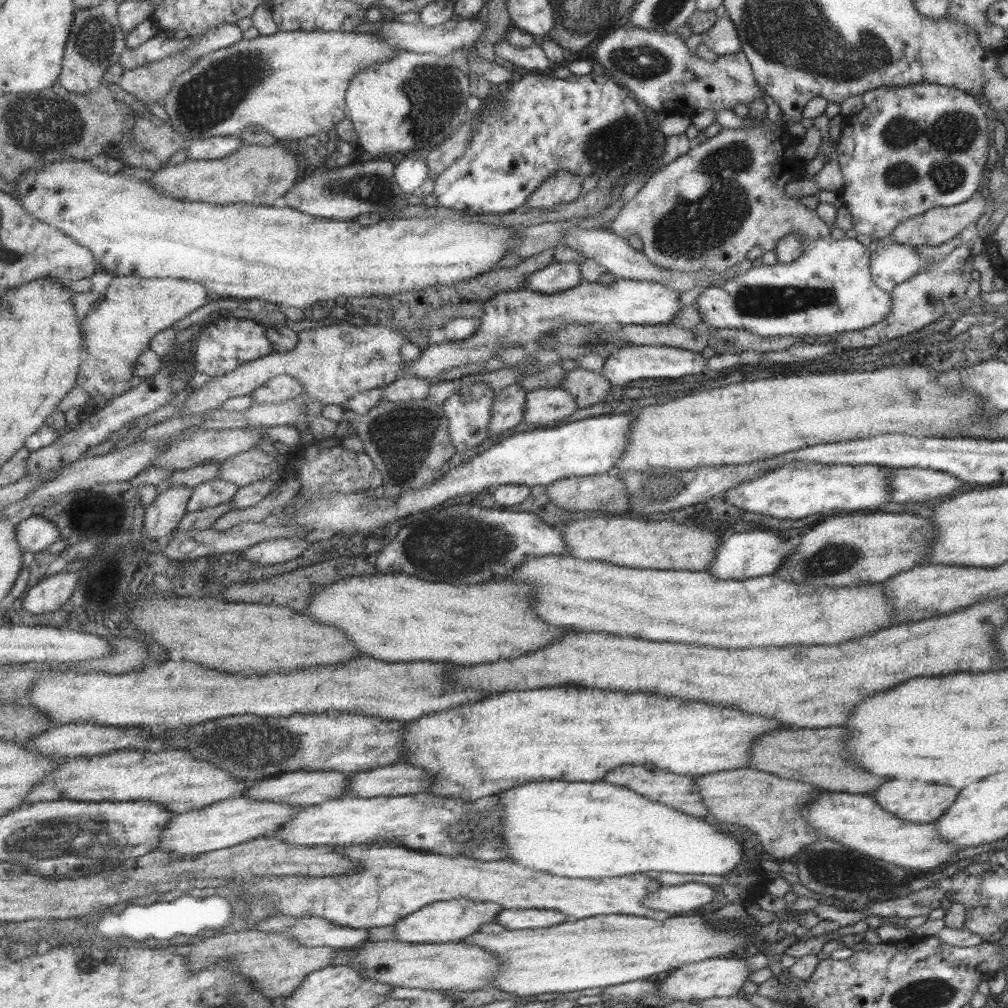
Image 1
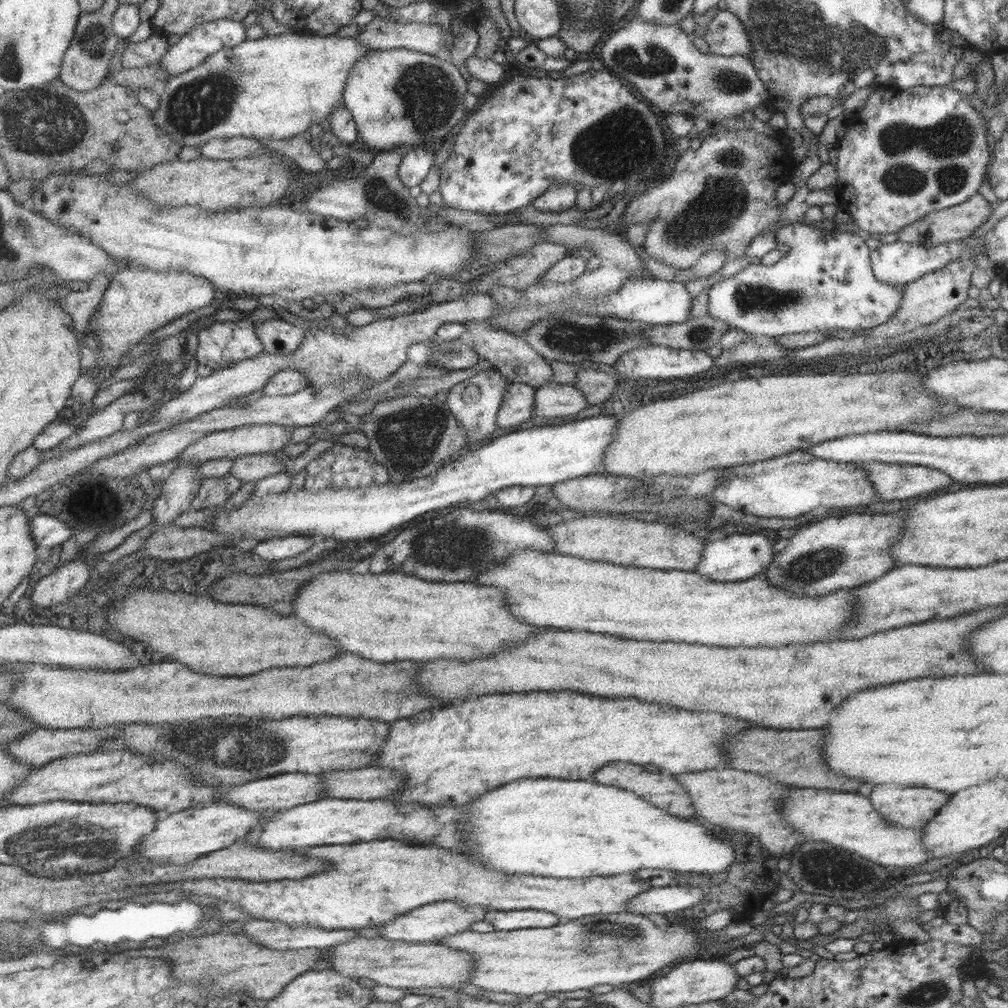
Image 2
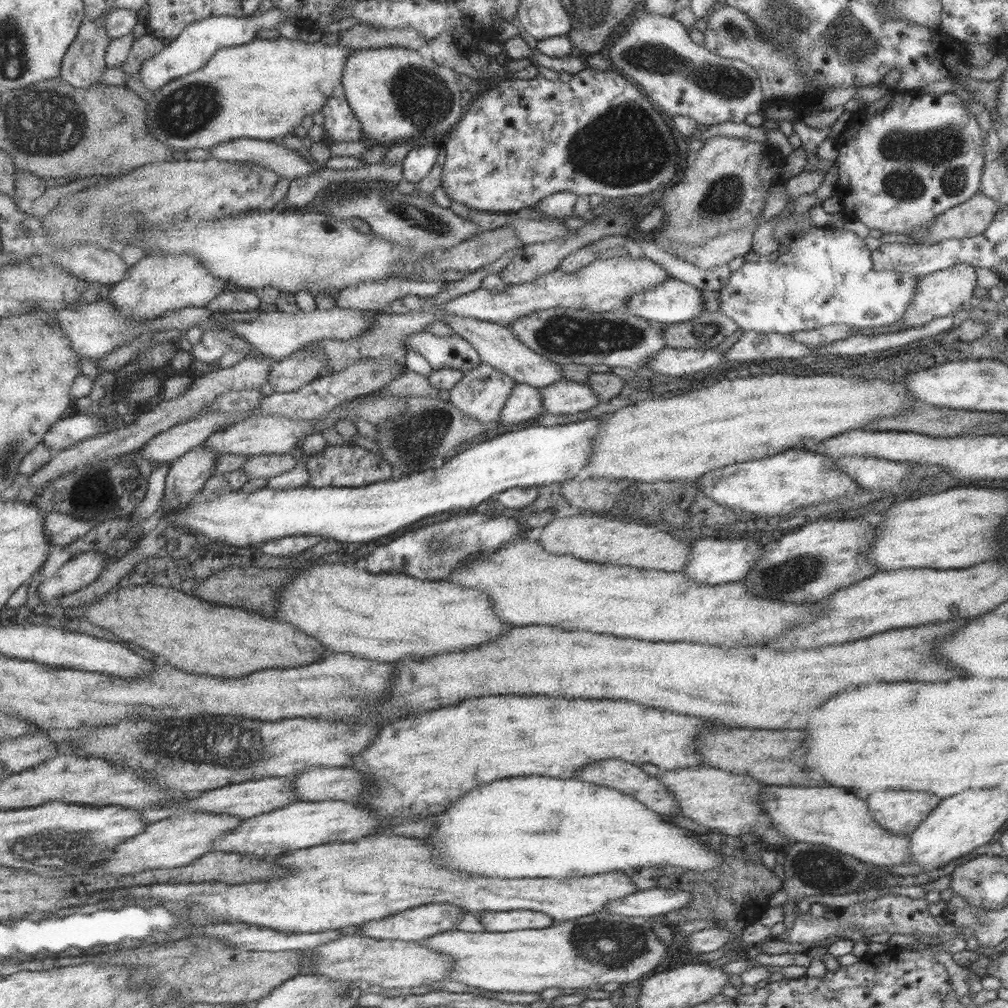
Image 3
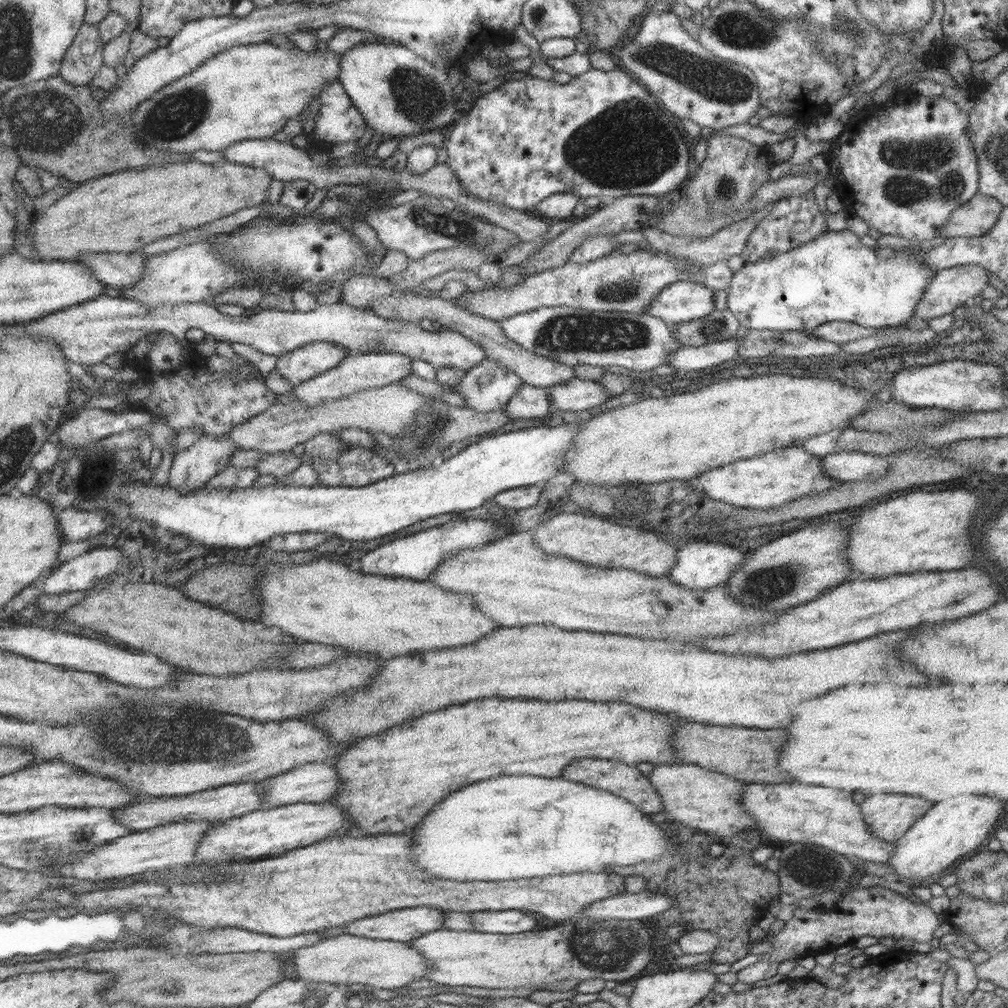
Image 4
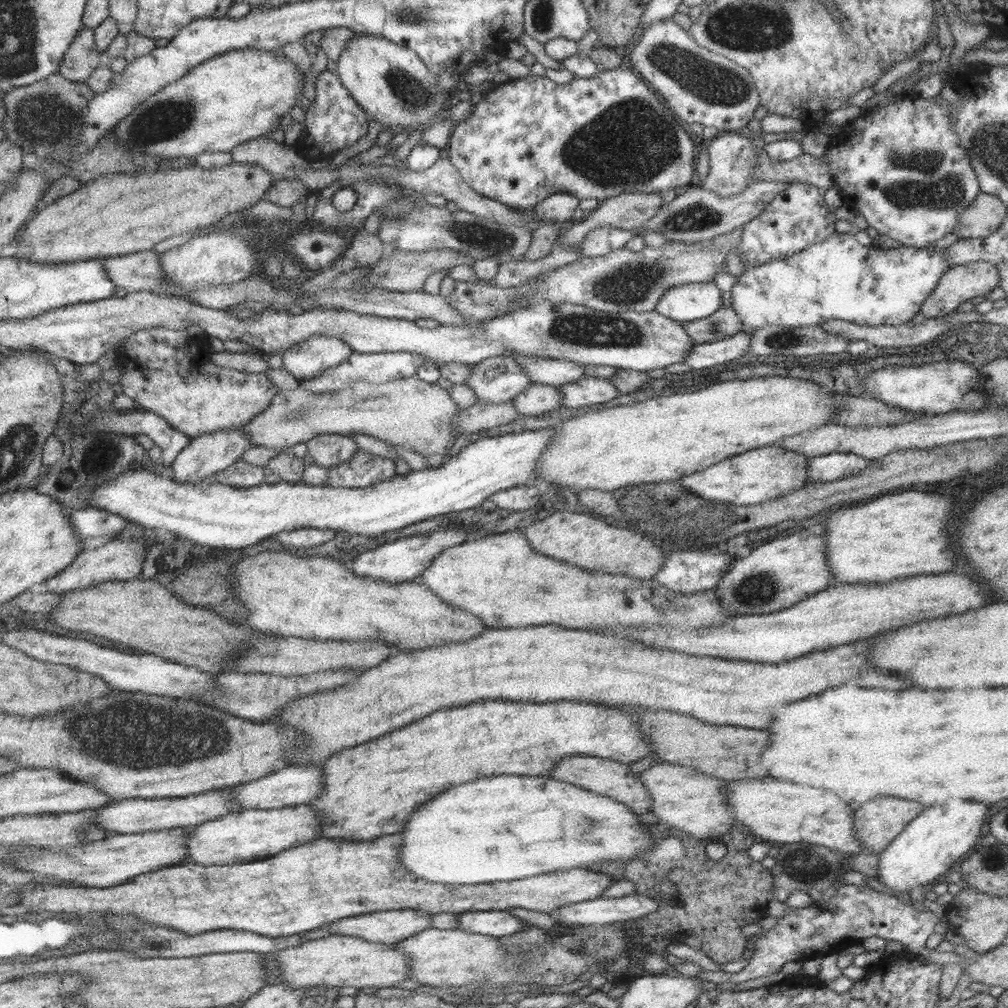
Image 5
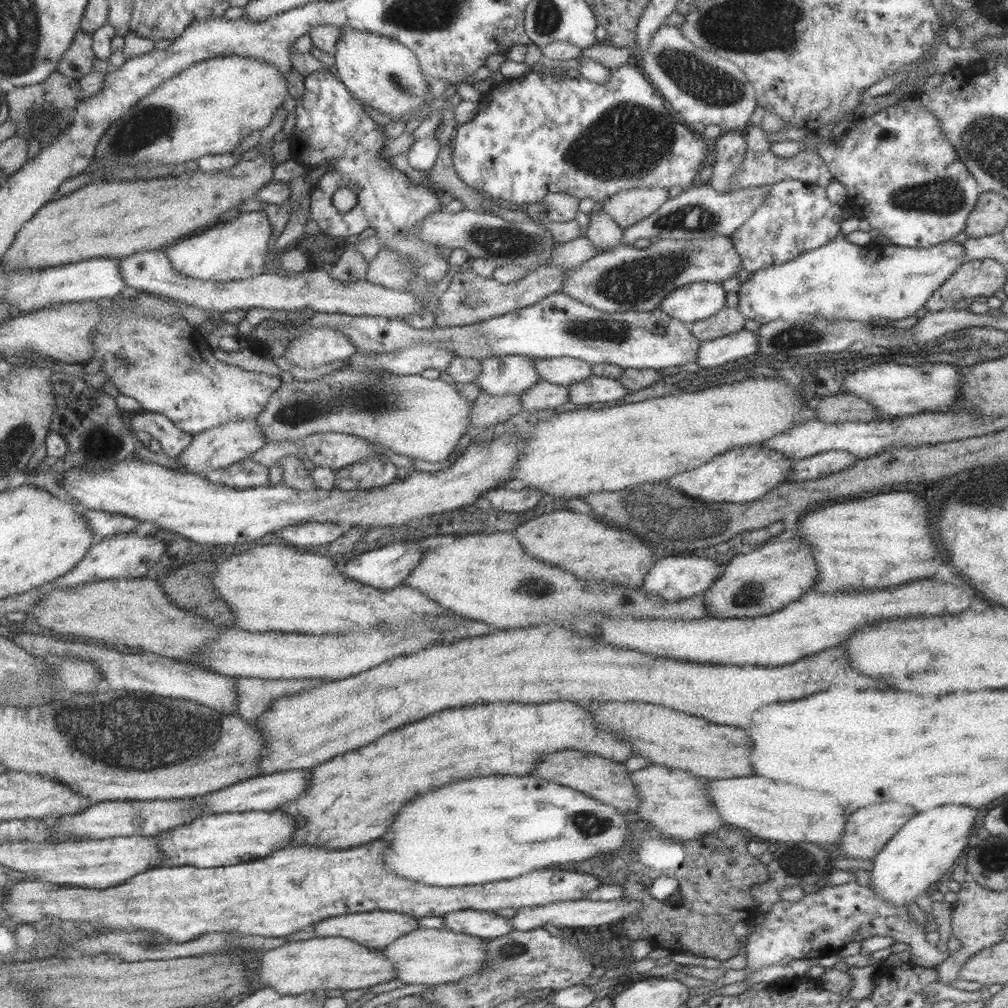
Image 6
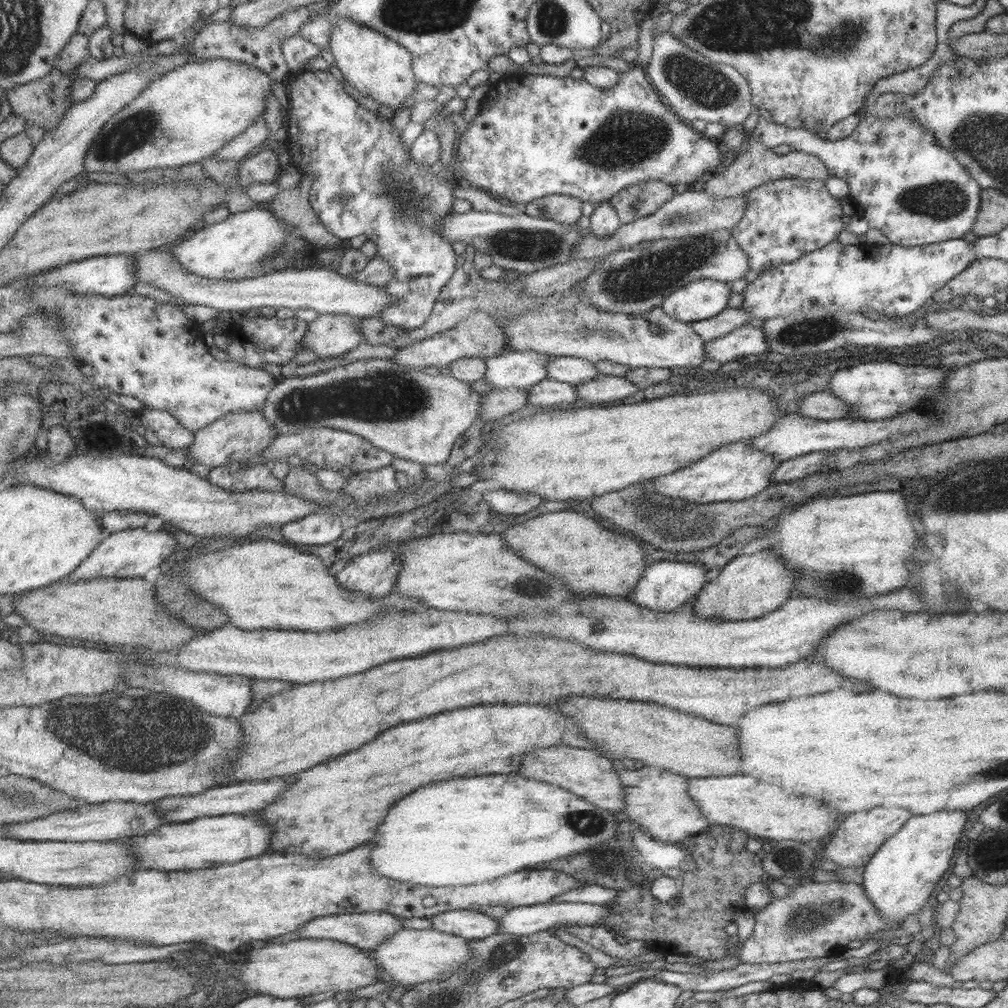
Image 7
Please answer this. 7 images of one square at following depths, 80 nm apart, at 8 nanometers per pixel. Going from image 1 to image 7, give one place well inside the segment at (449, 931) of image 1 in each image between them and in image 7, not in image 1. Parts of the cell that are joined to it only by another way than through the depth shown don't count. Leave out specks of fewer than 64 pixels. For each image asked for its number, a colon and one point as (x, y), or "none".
2: (432, 922)
3: (416, 924)
4: (408, 924)
5: (386, 927)
6: (377, 929)
7: (368, 930)

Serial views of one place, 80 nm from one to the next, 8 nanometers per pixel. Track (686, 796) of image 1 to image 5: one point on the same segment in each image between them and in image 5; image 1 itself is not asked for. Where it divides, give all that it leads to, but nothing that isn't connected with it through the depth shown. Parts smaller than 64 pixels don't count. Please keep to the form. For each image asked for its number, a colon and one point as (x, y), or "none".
2: (662, 790)
3: (649, 790)
4: (624, 780)
5: (606, 777)

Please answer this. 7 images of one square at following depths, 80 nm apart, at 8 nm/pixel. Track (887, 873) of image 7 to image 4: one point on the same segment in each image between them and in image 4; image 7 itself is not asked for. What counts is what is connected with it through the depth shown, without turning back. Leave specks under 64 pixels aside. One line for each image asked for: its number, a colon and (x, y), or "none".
4: (951, 828)
5: (929, 844)
6: (925, 847)

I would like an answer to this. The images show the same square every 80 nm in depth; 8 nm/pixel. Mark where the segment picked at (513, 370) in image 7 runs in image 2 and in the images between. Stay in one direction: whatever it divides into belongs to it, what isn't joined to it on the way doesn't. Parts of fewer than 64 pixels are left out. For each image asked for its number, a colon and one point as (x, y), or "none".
2: (474, 402)
3: (480, 394)
4: (487, 386)
5: (495, 379)
6: (499, 375)

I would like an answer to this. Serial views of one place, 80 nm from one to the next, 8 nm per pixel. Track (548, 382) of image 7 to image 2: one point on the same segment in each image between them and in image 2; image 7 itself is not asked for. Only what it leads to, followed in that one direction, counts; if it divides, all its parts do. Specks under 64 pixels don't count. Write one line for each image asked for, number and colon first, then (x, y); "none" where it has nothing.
2: (516, 406)
3: (523, 402)
4: (528, 401)
5: (537, 399)
6: (542, 395)

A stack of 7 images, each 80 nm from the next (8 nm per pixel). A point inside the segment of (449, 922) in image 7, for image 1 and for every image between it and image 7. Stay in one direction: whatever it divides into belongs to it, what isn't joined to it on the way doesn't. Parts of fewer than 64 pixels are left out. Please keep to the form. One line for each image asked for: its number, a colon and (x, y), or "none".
1: (512, 919)
2: (502, 920)
3: (492, 921)
4: (507, 922)
5: (498, 924)
6: (486, 925)

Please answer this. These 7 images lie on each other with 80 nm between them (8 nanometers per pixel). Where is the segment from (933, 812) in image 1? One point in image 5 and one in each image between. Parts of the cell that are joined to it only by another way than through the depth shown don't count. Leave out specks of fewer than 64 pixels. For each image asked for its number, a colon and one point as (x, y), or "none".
2: (904, 806)
3: (898, 812)
4: (888, 816)
5: (877, 822)

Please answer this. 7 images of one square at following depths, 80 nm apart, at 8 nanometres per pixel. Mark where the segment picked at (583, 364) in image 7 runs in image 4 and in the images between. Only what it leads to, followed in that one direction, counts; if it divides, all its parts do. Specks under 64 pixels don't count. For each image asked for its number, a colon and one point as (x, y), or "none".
4: (534, 370)
5: (546, 371)
6: (564, 371)

